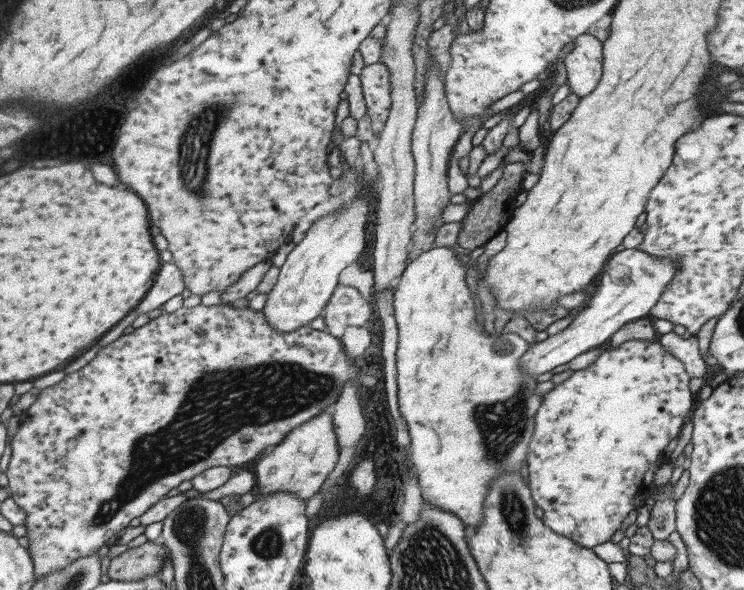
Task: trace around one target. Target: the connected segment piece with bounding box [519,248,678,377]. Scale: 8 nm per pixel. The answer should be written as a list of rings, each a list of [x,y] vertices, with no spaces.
[[[624,249],[623,252],[614,254],[608,260],[607,270],[602,270],[602,276],[599,276],[600,286],[598,290],[594,292],[594,295],[590,297],[590,301],[585,302],[586,307],[575,320],[566,329],[561,330],[558,334],[549,336],[545,340],[530,345],[530,348],[524,352],[520,357],[519,366],[521,370],[529,372],[529,374],[544,374],[544,372],[550,372],[552,368],[560,366],[560,364],[567,364],[571,360],[574,360],[579,354],[589,351],[596,347],[604,347],[608,344],[612,335],[625,324],[633,322],[642,318],[648,318],[652,308],[656,306],[655,302],[658,302],[662,292],[666,290],[668,284],[672,284],[672,278],[676,276],[678,272],[678,263],[670,257],[652,257],[648,253],[644,253],[644,250],[636,249]]]

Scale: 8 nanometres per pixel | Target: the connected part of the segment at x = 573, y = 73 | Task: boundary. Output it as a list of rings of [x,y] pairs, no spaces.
[[[586,32],[574,40],[574,48],[563,57],[569,90],[579,97],[589,95],[602,76],[603,43]]]

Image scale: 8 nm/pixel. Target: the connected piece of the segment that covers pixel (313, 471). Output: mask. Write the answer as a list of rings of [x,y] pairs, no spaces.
[[[321,412],[308,422],[293,428],[290,434],[277,444],[270,454],[261,456],[254,468],[257,488],[261,496],[268,496],[285,490],[295,494],[301,500],[310,500],[316,496],[326,478],[330,476],[339,456],[336,433],[329,412]]]

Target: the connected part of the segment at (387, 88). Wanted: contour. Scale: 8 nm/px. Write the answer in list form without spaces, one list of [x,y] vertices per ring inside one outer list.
[[[383,62],[365,65],[359,74],[367,115],[376,137],[383,131],[393,103],[391,99],[393,86],[390,77],[391,72]]]

